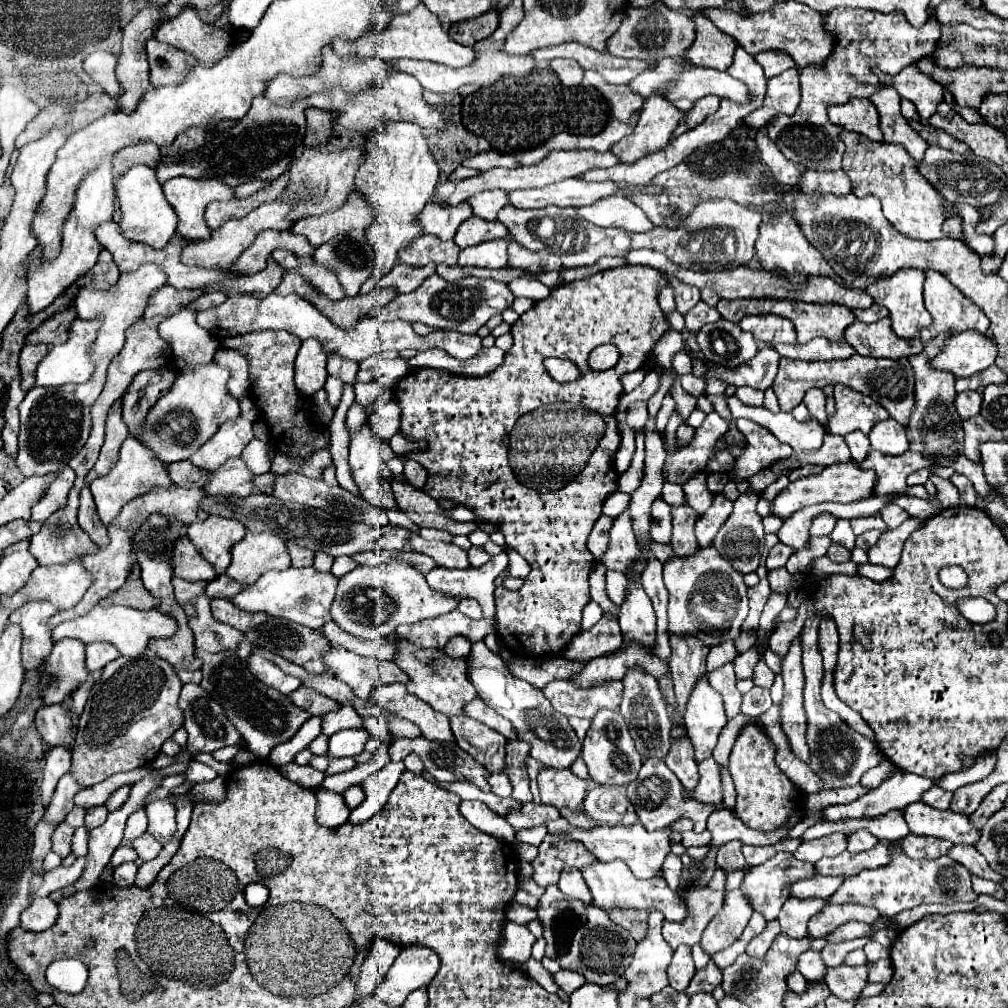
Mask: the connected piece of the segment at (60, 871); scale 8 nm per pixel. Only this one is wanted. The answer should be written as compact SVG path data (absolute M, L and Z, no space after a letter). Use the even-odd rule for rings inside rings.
M80 857L80 859L76 859L76 863L72 867L62 867L60 865L60 867L48 871L44 875L44 883L40 885L40 889L36 891L36 895L50 895L56 889L72 885L80 877L80 873L84 871L84 865L86 865L86 857ZM44 887L48 887L48 891Z

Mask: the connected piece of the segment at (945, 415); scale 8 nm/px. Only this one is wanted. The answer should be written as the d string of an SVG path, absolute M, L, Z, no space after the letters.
M940 333L940 337L934 337L932 341L928 341L924 345L924 351L920 355L912 355L908 361L916 373L916 409L910 417L910 425L908 425L908 437L910 437L910 445L916 451L925 451L926 454L940 454L942 453L942 461L944 465L958 465L954 471L966 475L976 493L980 495L980 499L988 499L992 493L992 489L988 487L982 467L980 463L970 461L968 457L964 457L964 431L962 431L962 419L956 413L956 409L952 409L952 401L956 399L956 377L952 377L952 373L944 373L944 371L936 371L928 365L928 361L932 361L932 357L936 357L936 353L940 353L940 349L944 347L944 341L948 341L952 337L952 333Z

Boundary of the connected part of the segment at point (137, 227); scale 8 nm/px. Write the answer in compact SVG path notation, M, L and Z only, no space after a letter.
M144 165L132 167L116 181L116 195L120 199L120 209L122 209L120 231L124 233L124 237L128 237L130 241L146 243L154 249L162 249L176 231L178 217L172 205L168 205L162 185L156 181L156 171Z

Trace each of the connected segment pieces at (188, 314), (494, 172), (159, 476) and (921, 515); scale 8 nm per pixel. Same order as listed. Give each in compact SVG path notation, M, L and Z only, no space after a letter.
M182 309L164 319L158 327L160 337L172 347L172 353L188 365L208 365L220 343L206 329L196 325L196 311Z
M572 149L572 151L552 151L544 161L536 163L536 165L530 165L530 167L514 167L514 169L490 169L490 171L484 171L482 175L478 177L470 177L470 179L464 179L460 183L456 183L456 189L452 195L444 197L450 205L456 205L460 201L466 201L470 199L472 195L484 191L484 189L504 189L504 191L514 191L514 189L532 189L532 187L546 187L550 183L556 183L556 181L562 181L562 179L568 179L568 177L580 177L584 175L588 169L594 169L594 167L612 167L612 165L618 165L620 159L614 157L610 151L606 153L598 153L594 149Z
M128 437L124 441L122 449L120 449L120 459L118 459L116 467L112 469L112 473L108 473L100 479L94 479L90 483L90 489L92 489L92 495L94 495L96 507L98 507L100 521L104 525L110 525L112 519L118 517L120 509L128 501L132 501L132 497L140 497L140 493L148 493L148 489L152 489L152 485L164 485L164 489L168 489L168 485L172 485L172 481L168 477L168 471L164 469L164 463L160 463L158 457L148 447L144 447L134 437Z
M904 493L902 495L896 495L894 497L894 503L900 505L900 507L904 507L912 517L918 517L920 521L926 521L928 517L936 515L934 507L928 501L916 499L916 497L910 497L910 495L904 495Z

